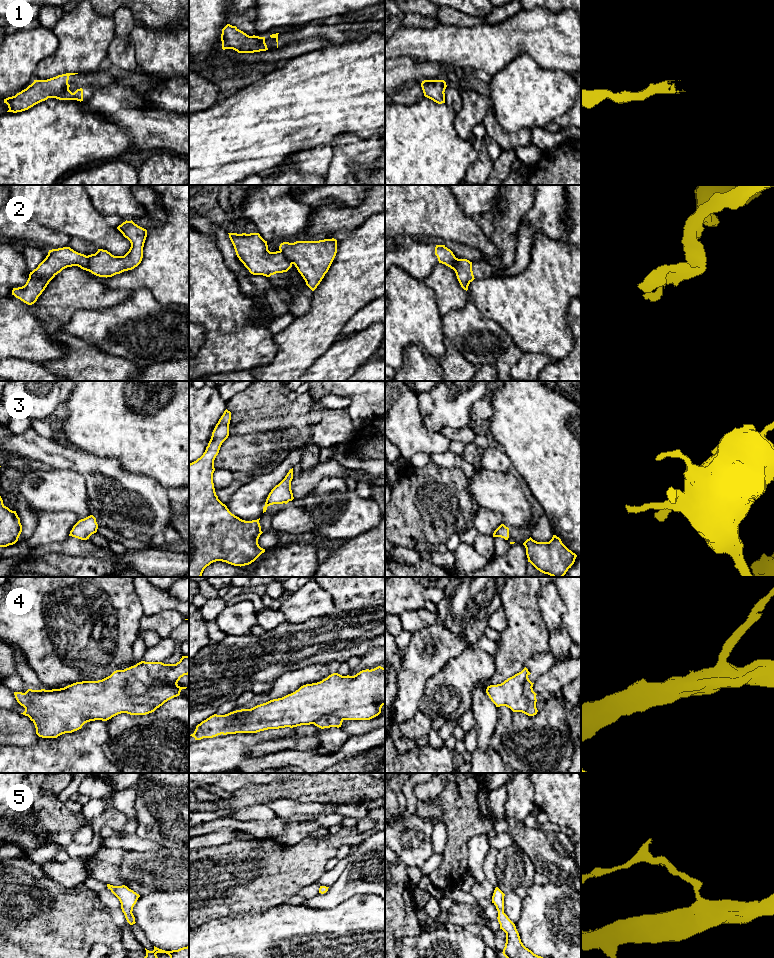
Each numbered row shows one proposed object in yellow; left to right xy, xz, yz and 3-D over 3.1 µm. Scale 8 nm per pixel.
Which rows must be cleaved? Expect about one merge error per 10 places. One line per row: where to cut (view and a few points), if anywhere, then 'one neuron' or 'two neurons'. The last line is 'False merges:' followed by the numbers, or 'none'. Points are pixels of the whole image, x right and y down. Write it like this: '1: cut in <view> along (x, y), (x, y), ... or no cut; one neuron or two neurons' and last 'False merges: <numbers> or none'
1: no cut; one neuron
2: cut in xy along (86, 256), (88, 270); two neurons
3: no cut; one neuron
4: cut in xy along (124, 688), (127, 693), (135, 695), (141, 695), (145, 692); two neurons
5: no cut; one neuron
False merges: 2, 4

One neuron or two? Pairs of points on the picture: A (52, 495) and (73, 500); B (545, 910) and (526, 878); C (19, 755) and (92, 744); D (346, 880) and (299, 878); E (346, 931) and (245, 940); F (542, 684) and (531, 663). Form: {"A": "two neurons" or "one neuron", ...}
{"A": "one neuron", "B": "two neurons", "C": "one neuron", "D": "two neurons", "E": "one neuron", "F": "two neurons"}

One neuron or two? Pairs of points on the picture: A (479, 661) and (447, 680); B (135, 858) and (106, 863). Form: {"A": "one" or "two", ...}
{"A": "one", "B": "two"}

